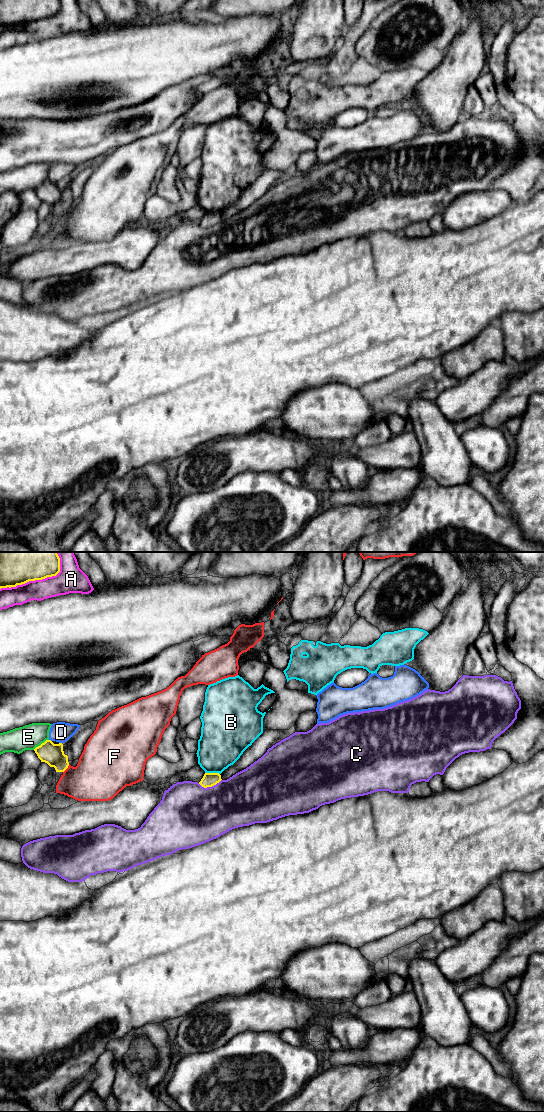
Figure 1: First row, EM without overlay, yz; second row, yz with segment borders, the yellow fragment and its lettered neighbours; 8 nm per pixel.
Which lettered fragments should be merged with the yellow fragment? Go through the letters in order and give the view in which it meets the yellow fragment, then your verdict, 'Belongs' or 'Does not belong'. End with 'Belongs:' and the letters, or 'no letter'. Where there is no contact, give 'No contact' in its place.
A: Touches yellow in yz. Does not belong
B: Touches yellow in yz. Does not belong
C: Touches yellow in yz. Does not belong
D: Touches yellow in yz. Does not belong
E: Touches yellow in yz. Does not belong
F: Touches yellow in yz. Does not belong
Belongs: no letter

